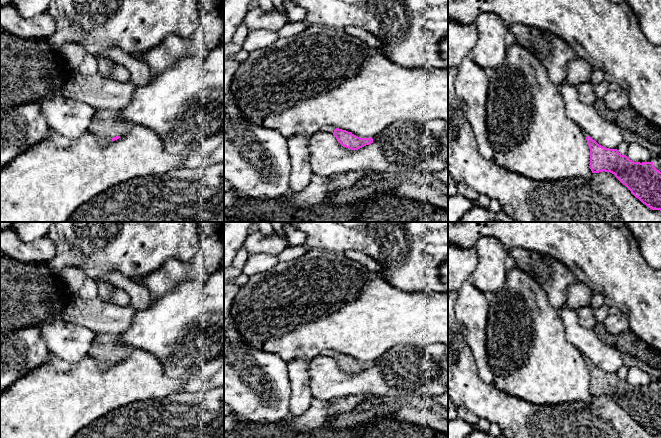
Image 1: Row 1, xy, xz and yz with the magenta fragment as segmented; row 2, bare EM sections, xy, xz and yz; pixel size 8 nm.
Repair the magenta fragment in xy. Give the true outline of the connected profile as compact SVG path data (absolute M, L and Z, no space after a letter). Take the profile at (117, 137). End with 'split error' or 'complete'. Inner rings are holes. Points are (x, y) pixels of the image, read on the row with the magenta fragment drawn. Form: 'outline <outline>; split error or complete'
outline M96 111L90 122L89 131L92 132L99 144L106 147L112 141L119 139L131 130L131 124L120 120L120 111L107 111L100 113Z; split error

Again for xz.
outline M323 126L321 131L333 134L343 147L349 148L351 150L358 150L366 145L373 143L375 140L375 137L360 138L351 132L335 128L333 126Z; split error

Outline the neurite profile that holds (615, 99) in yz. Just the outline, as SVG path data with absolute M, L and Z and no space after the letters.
M620 87L609 90L603 100L612 111L622 109L630 104L628 92Z

